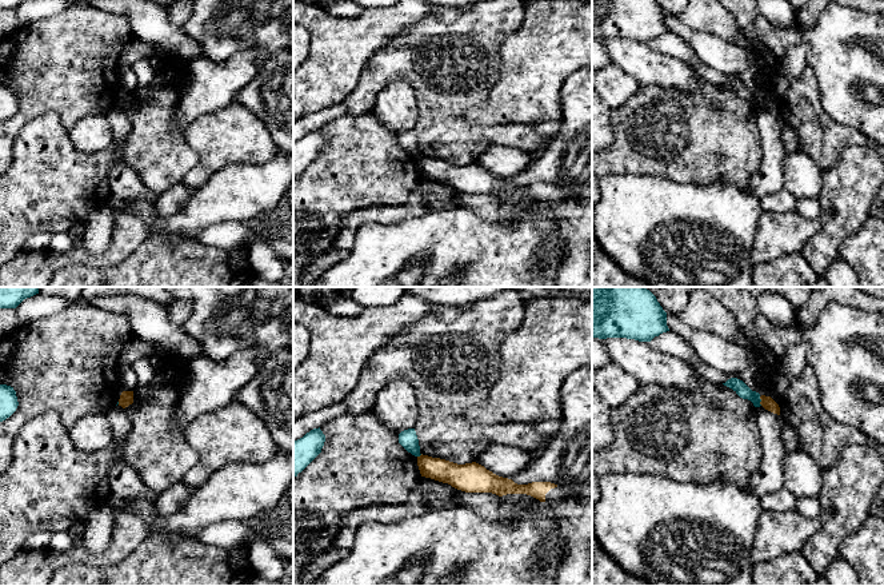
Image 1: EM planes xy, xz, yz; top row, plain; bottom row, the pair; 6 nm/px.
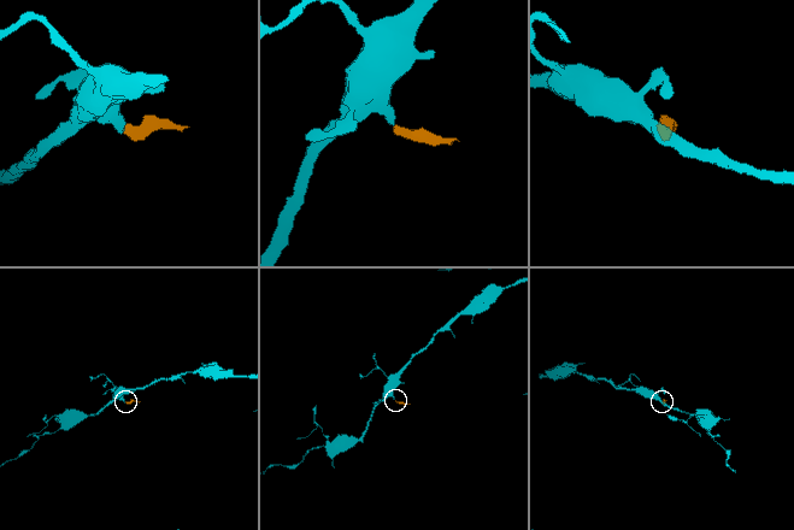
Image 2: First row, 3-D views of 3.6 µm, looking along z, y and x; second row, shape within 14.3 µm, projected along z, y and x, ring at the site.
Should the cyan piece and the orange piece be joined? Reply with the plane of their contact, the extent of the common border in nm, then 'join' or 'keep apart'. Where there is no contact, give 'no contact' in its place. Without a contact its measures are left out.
contact in yz; length 60 nm; keep apart

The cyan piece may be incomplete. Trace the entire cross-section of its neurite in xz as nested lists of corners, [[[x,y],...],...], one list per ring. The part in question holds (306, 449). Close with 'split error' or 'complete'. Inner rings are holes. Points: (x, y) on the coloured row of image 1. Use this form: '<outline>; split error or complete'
[[[320,427],[293,442],[293,478],[321,453],[324,442],[325,435]]]; complete

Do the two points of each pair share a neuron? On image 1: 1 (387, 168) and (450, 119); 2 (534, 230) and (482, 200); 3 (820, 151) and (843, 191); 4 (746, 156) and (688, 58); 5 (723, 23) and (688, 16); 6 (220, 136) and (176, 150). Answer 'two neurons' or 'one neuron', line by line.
1: two neurons
2: two neurons
3: two neurons
4: two neurons
5: one neuron
6: two neurons

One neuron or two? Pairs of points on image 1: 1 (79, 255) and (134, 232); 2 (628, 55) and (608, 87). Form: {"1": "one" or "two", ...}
{"1": "one", "2": "two"}

